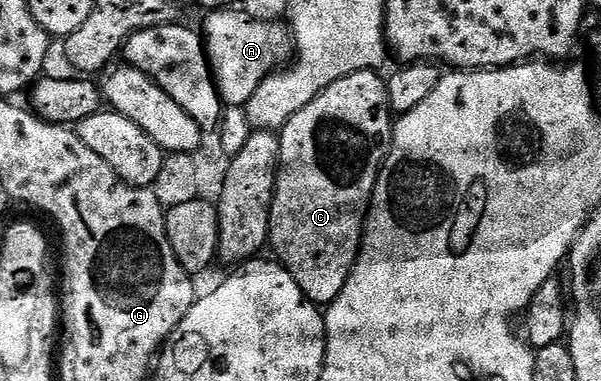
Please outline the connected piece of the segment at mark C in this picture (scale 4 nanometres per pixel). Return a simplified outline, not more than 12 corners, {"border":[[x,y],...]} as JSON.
{"border":[[376,71],[280,128],[268,241],[317,305],[364,239],[394,112]]}

